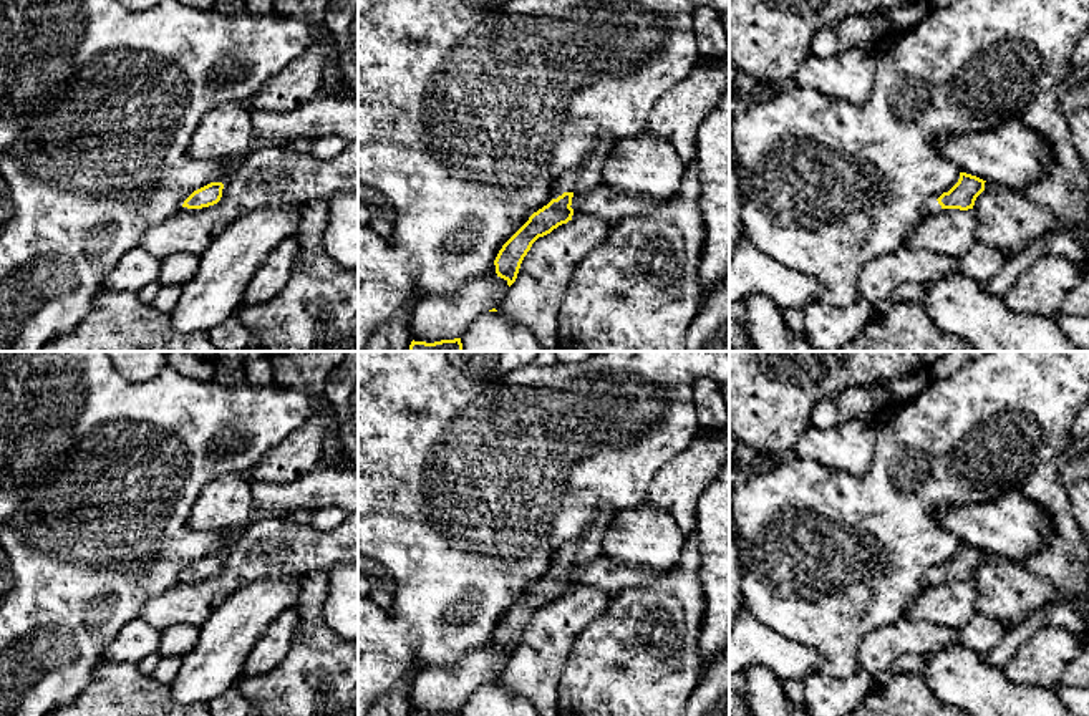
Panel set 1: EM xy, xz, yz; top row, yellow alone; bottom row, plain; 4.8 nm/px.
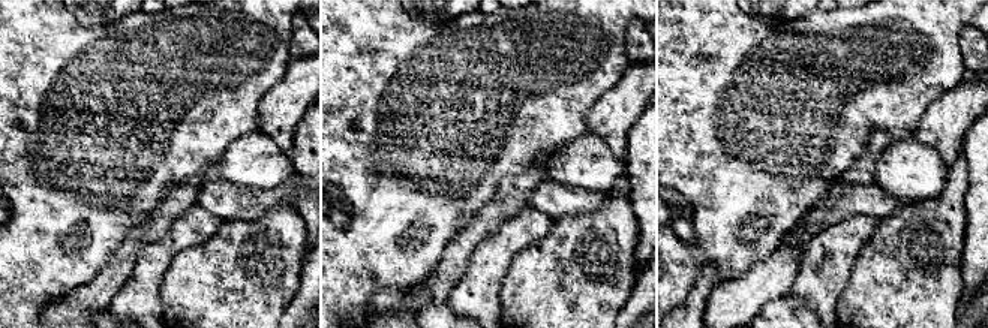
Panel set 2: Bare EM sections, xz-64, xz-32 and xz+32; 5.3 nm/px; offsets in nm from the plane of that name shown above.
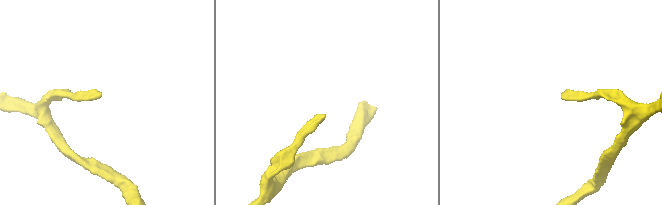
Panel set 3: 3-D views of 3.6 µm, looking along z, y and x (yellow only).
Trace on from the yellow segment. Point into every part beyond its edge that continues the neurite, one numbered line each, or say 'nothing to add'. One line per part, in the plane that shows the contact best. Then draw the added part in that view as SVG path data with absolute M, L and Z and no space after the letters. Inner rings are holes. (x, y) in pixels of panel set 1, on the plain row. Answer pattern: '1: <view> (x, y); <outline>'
1: xz (589, 546); M602 509L585 534L577 540L562 547L559 557L564 564L583 564L602 555L602 537L613 512Z

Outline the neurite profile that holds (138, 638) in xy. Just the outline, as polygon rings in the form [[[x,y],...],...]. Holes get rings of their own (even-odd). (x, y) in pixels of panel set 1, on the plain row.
[[[136,618],[121,628],[121,631],[106,645],[104,658],[114,661],[139,663],[149,653],[157,651],[161,631],[148,622]]]

